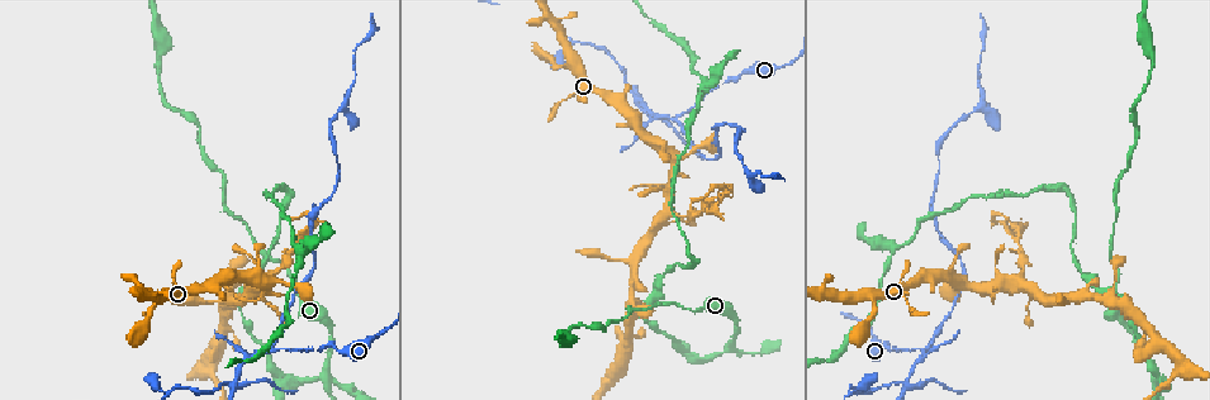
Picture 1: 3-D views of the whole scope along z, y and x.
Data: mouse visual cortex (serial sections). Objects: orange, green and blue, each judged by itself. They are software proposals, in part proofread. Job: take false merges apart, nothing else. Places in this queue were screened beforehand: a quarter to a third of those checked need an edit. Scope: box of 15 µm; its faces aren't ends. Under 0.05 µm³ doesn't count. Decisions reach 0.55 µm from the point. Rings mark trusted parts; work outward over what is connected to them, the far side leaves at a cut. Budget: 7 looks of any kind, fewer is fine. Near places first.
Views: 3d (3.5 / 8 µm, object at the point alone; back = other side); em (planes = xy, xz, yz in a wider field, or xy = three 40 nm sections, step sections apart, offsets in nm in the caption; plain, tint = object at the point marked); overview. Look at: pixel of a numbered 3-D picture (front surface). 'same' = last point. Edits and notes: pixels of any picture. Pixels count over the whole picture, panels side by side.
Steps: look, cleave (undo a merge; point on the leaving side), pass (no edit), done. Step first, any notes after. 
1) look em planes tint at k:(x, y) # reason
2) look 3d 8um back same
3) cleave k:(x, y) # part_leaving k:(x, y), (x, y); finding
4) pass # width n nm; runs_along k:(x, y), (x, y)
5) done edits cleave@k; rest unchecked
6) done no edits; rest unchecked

look 3d 8um back at 1:(729, 350) # looks like a crossing

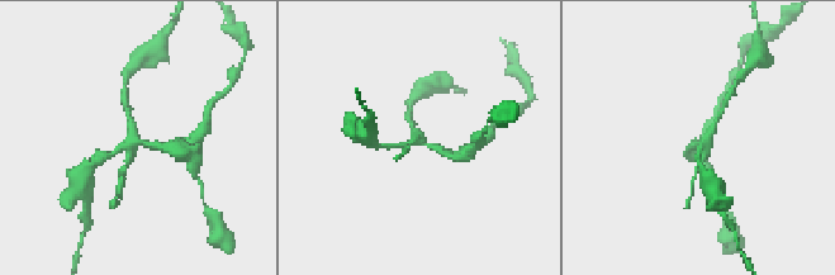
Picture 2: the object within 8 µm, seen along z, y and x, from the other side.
look em planes tint at 2:(135, 138) # arms 4; arm_widths 150, 150, 150, 200 nm

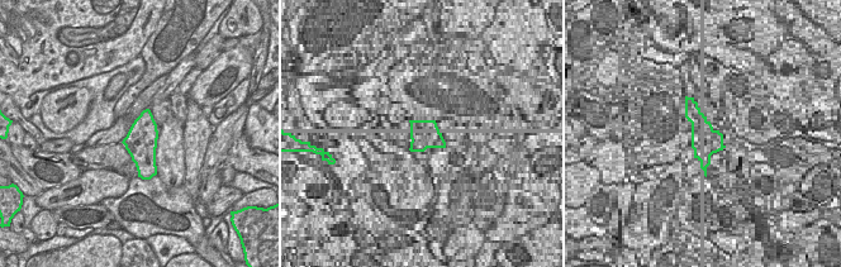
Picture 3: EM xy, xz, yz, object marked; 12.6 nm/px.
cleave 2:(103, 155) # width 420 nm; part_leaving 2:(134, 142), (174, 146), (184, 151); two cells meet here

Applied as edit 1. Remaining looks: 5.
look 3d 3.5um at 1:(1018, 280) # thick turns thin

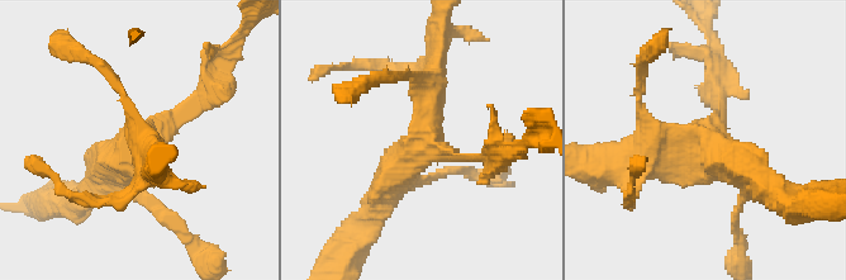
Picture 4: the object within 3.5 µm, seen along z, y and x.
look em xy step 2 tint at 4:(704, 140)

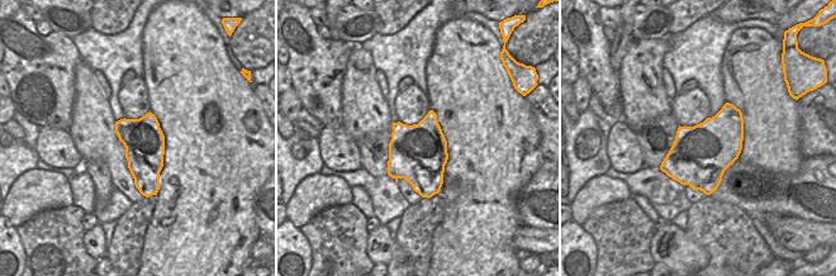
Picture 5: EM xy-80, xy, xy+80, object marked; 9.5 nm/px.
look em planes tint same # another direction

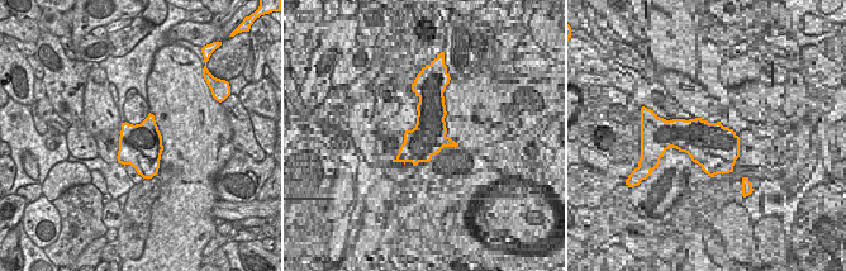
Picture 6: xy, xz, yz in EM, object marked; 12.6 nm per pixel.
cleave 4:(725, 74) # arms 3; part_leaving 4:(167, 126), (214, 82), (242, 32); two cells meet here

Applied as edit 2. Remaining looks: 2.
done edits cleave@2, cleave@4; rest unchecked

